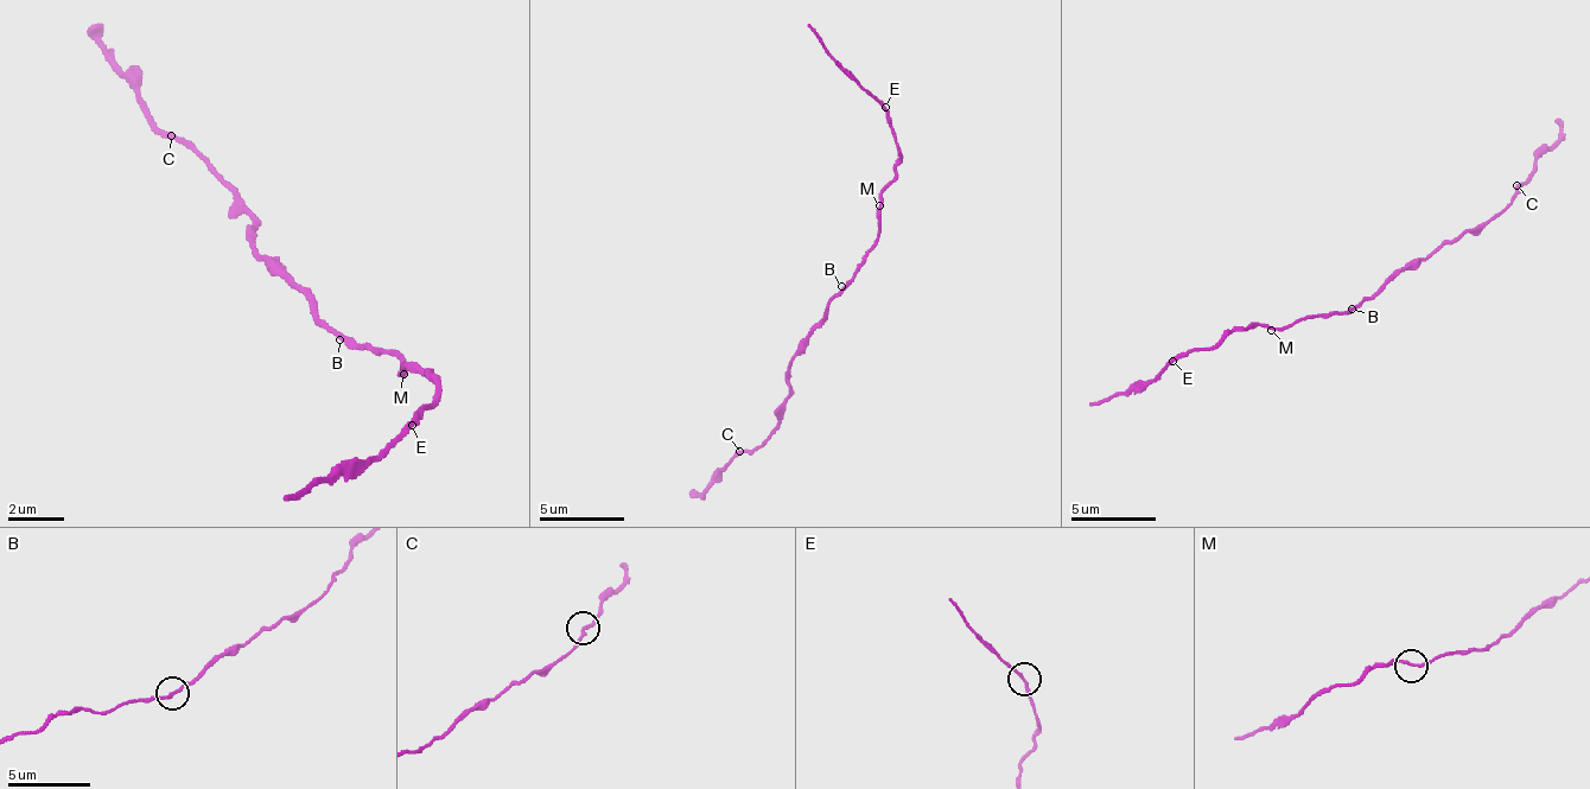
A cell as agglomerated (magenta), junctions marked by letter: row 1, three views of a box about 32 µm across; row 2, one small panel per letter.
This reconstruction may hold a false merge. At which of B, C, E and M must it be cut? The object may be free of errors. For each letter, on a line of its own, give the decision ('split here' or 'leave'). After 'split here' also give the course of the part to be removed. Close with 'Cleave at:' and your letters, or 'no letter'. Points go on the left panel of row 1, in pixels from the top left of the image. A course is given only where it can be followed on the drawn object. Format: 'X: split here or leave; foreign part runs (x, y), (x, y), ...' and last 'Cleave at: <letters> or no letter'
B: leave
C: leave
E: leave
M: leave
Cleave at: no letter

